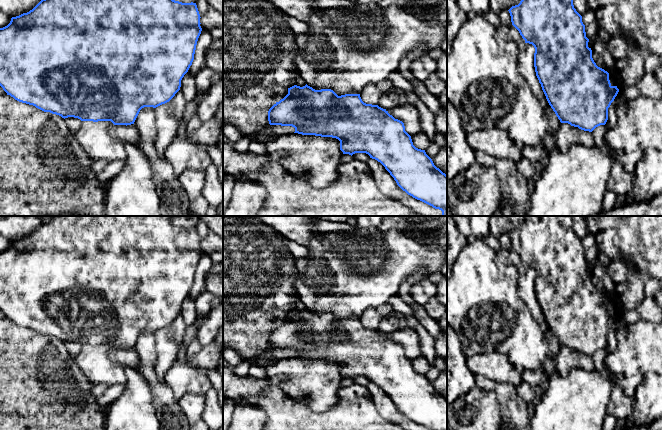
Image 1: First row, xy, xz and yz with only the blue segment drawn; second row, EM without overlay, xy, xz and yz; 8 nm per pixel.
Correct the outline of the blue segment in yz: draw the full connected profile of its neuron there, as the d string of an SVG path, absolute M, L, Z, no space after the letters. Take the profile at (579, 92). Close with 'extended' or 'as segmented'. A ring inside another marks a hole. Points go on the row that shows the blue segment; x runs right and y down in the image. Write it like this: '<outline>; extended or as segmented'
M521 0L508 11L525 43L535 48L536 76L560 122L589 132L605 125L608 108L619 89L611 85L609 73L594 62L582 16L574 8L573 0Z; as segmented

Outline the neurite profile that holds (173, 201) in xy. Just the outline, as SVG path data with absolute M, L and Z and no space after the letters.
M153 107L142 108L134 125L140 136L137 147L150 161L154 171L154 182L160 198L160 213L162 216L191 216L189 200L181 188L179 177L175 175L165 157L156 151L157 128L154 113Z

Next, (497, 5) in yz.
M490 0L490 7L497 14L502 10L509 10L512 6L518 5L521 0Z

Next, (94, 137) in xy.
M83 121L75 134L79 146L93 162L96 160L112 162L127 158L126 142L110 135L112 126L114 124L111 121Z

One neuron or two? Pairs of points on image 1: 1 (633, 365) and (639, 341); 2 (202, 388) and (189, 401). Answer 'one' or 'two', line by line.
1: one
2: two

